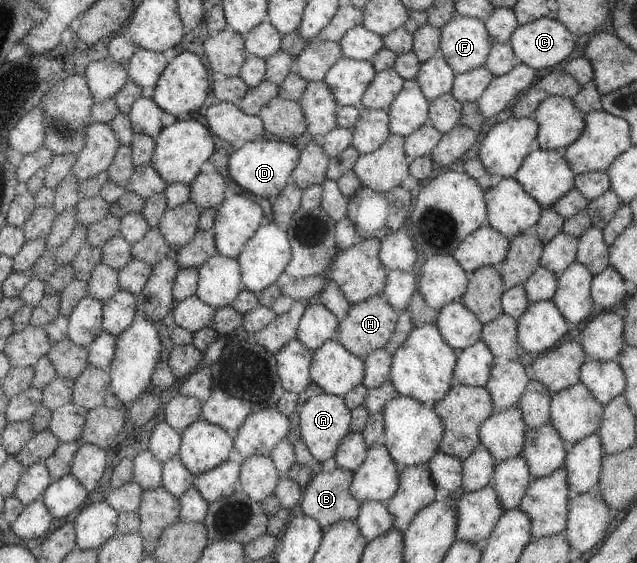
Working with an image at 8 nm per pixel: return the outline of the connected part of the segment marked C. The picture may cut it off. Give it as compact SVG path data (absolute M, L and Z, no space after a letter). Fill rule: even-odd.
M538 18L518 26L507 43L516 64L535 70L560 65L577 49L575 37L555 18Z

